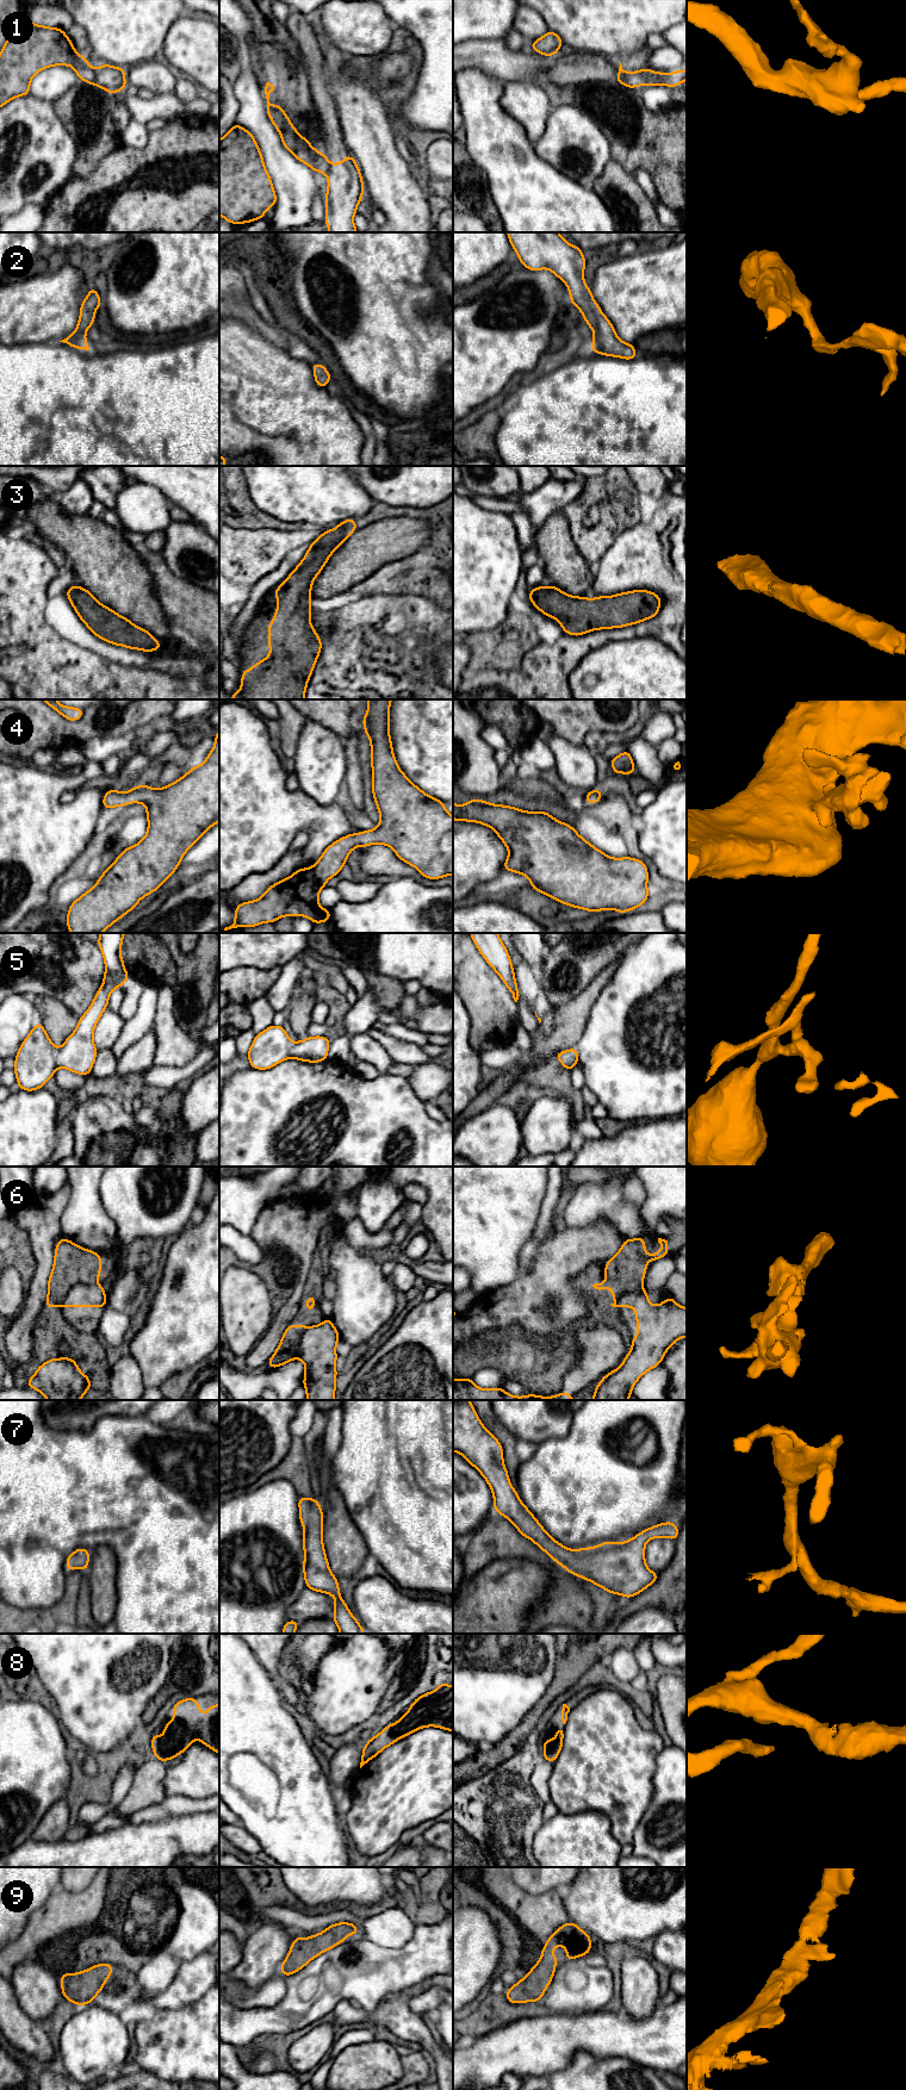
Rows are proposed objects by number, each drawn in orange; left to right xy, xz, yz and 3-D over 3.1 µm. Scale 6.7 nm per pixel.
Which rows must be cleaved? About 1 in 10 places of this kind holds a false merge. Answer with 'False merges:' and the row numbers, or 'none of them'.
False merges: 1, 6

